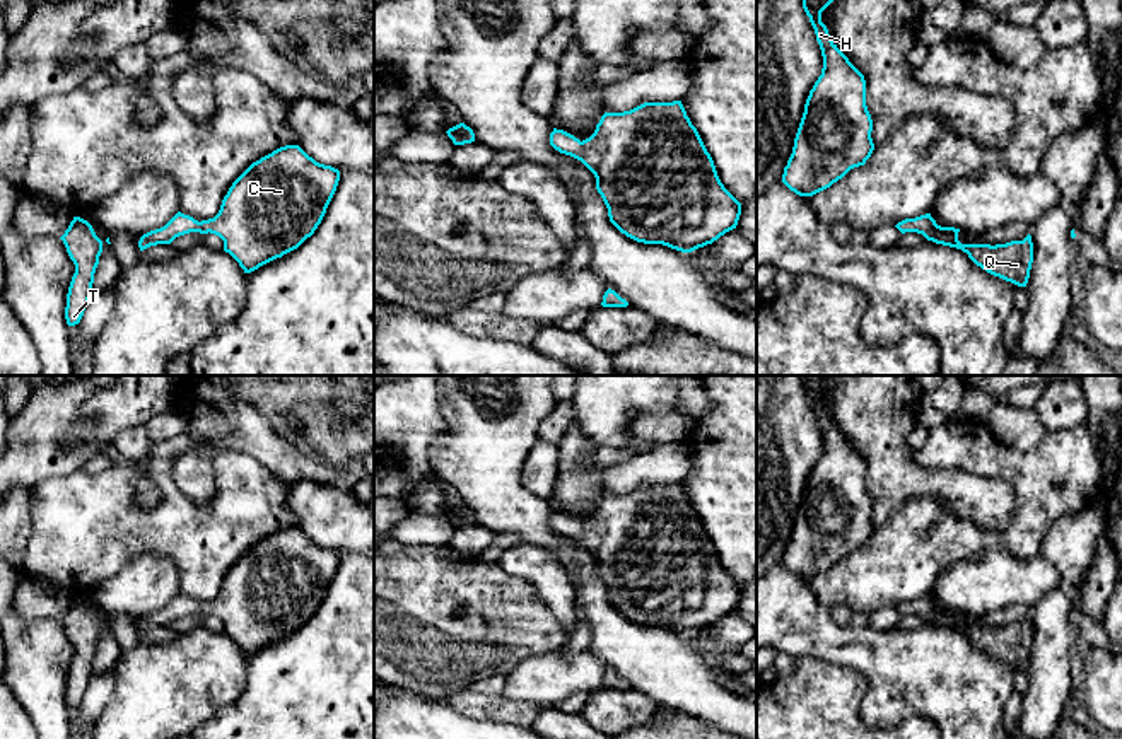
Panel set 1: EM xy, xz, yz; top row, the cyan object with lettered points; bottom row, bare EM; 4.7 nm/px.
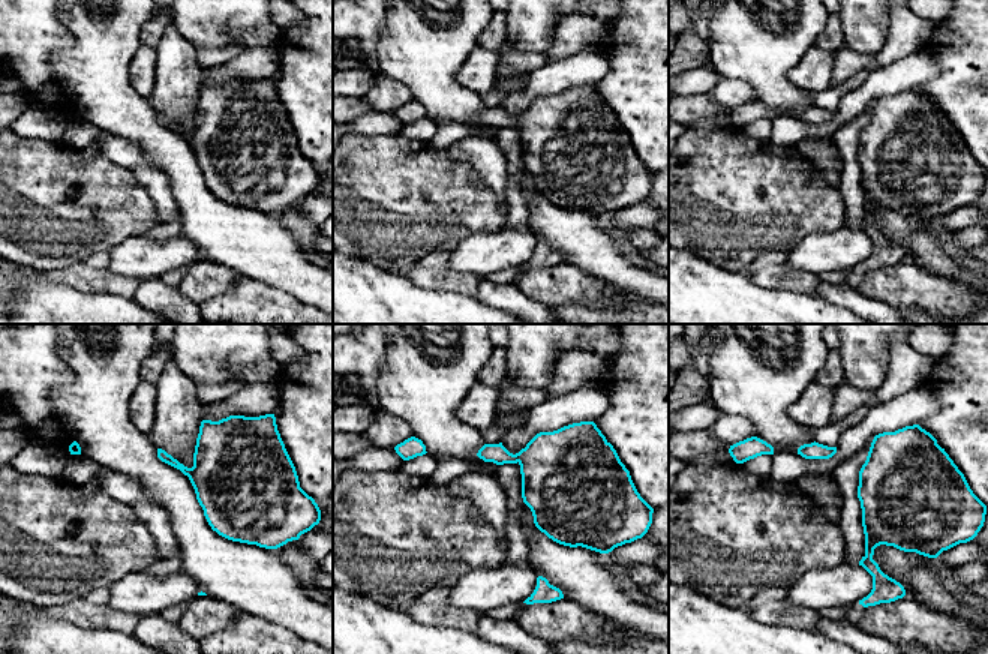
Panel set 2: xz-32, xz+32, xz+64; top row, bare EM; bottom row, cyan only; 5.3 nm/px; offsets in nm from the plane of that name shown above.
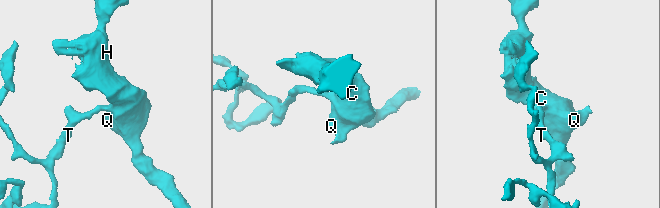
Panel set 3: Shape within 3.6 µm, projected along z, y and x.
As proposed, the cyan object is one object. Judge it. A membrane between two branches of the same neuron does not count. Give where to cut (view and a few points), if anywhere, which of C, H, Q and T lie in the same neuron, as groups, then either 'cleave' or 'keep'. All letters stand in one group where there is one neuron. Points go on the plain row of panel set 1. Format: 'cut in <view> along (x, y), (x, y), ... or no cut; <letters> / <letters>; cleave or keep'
no cut; C H Q T; keep

